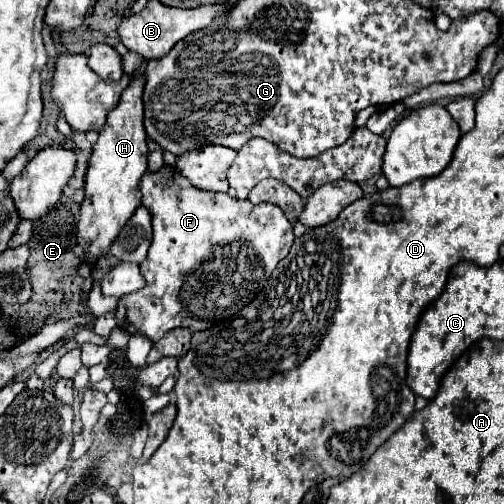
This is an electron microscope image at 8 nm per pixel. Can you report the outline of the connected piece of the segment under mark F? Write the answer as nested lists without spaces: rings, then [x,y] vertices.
[[[172,167],[146,173],[140,181],[140,189],[144,195],[142,205],[152,213],[154,239],[146,261],[140,265],[146,287],[124,295],[118,303],[116,321],[128,335],[140,333],[156,343],[170,329],[188,327],[190,331],[202,331],[232,317],[260,293],[274,267],[288,255],[294,243],[292,223],[284,217],[280,207],[272,203],[252,205],[248,199],[240,201],[228,193],[200,191]]]

